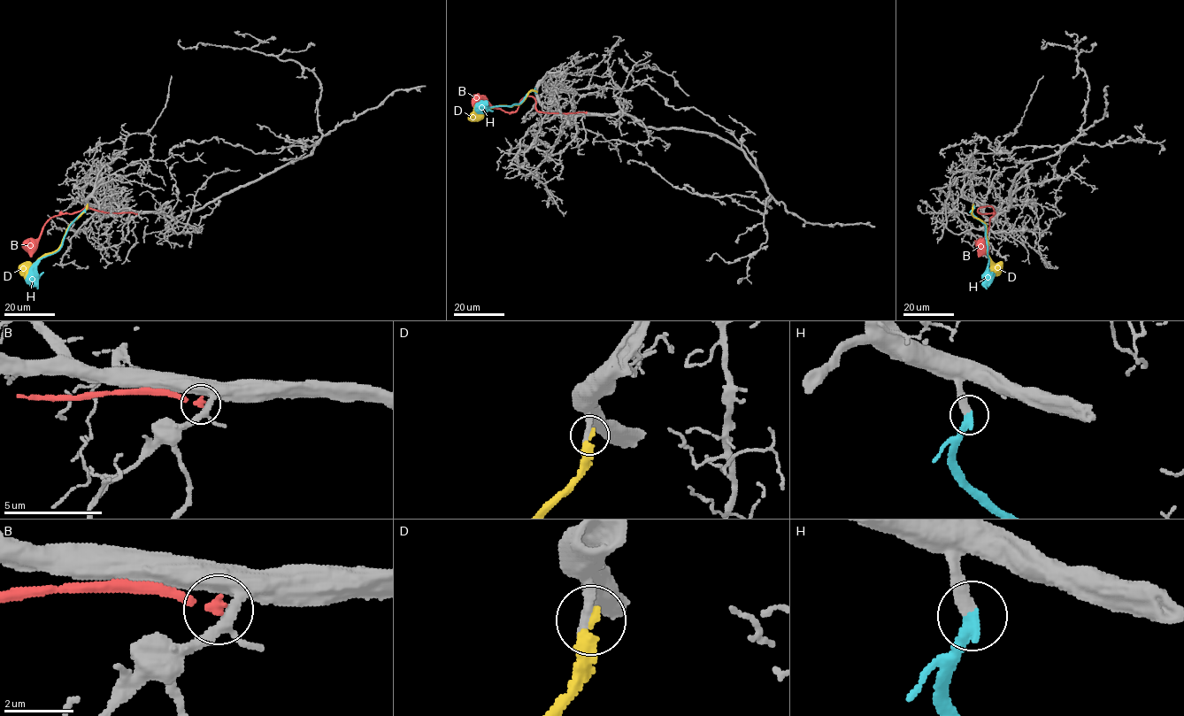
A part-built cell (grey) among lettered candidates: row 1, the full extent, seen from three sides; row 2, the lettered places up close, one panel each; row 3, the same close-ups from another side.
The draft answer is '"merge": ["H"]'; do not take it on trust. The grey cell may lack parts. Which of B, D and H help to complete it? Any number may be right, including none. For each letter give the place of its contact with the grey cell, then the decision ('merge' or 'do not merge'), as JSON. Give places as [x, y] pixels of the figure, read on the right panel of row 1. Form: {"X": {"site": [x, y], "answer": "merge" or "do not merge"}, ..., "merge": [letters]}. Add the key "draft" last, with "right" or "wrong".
{"B": {"site": [994, 214], "answer": "do not merge"}, "D": {"site": [972, 204], "answer": "do not merge"}, "H": {"site": [974, 206], "answer": "merge"}, "merge": ["H"], "draft": "right"}

